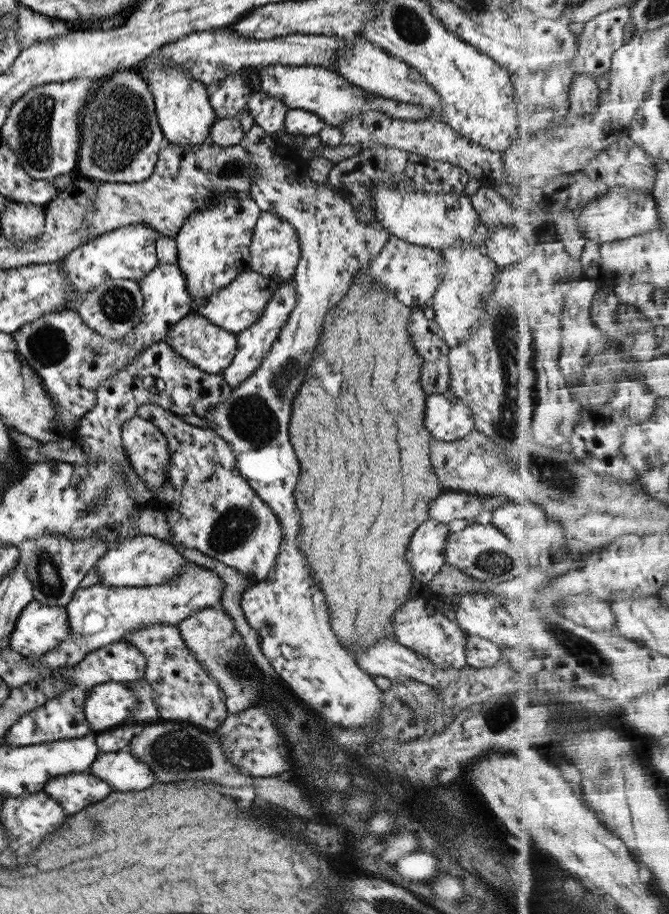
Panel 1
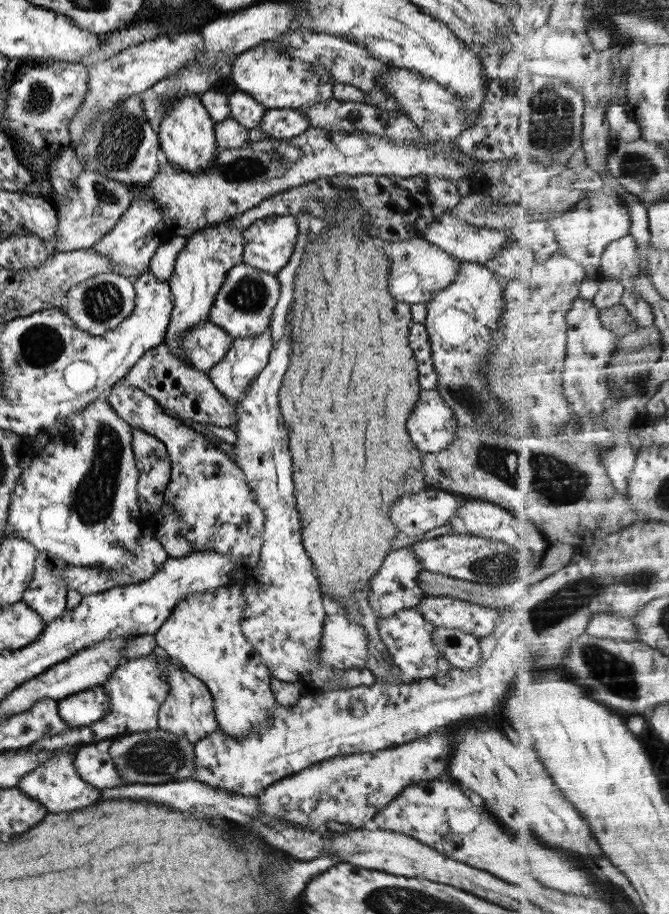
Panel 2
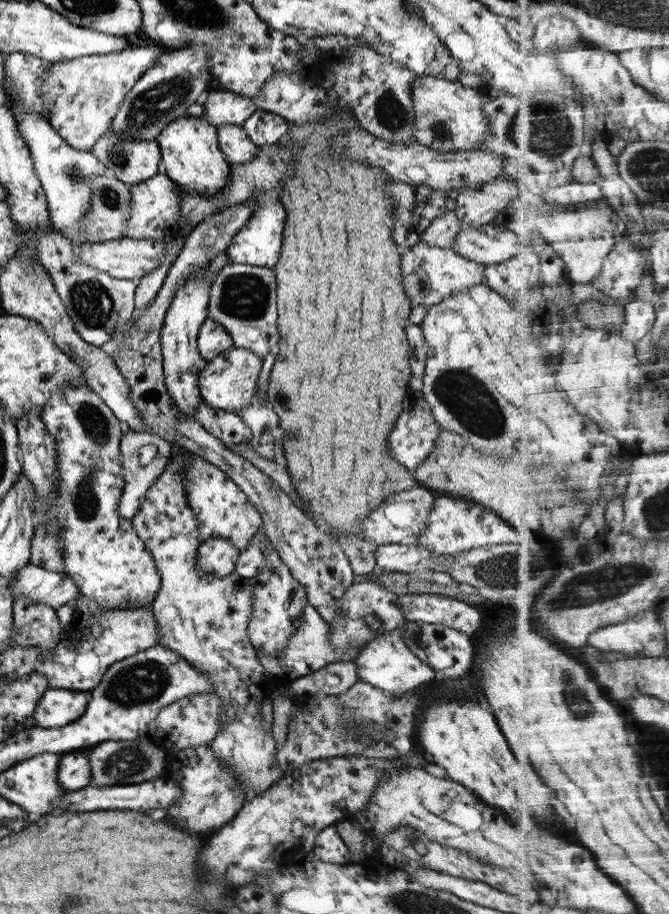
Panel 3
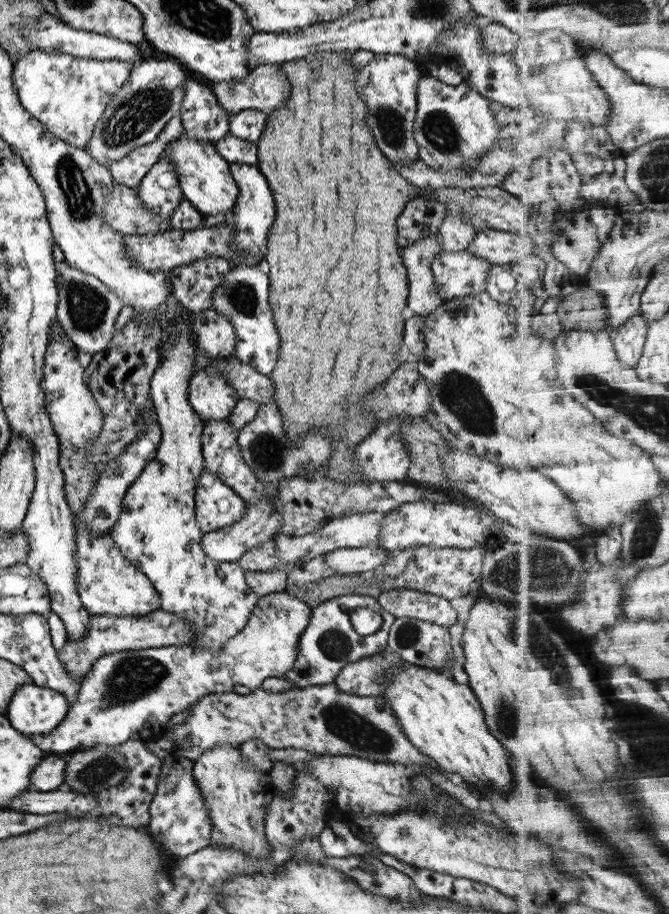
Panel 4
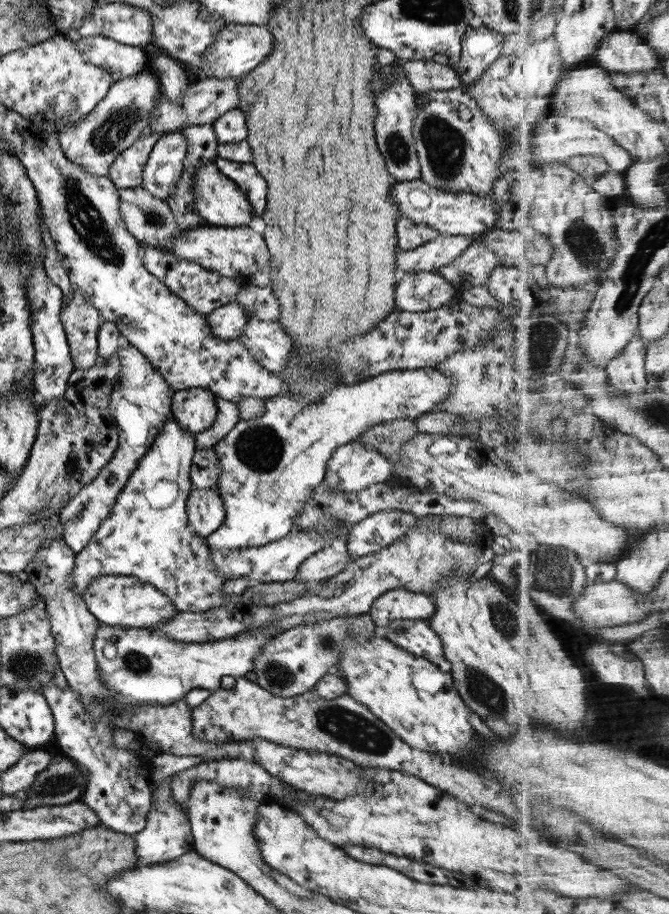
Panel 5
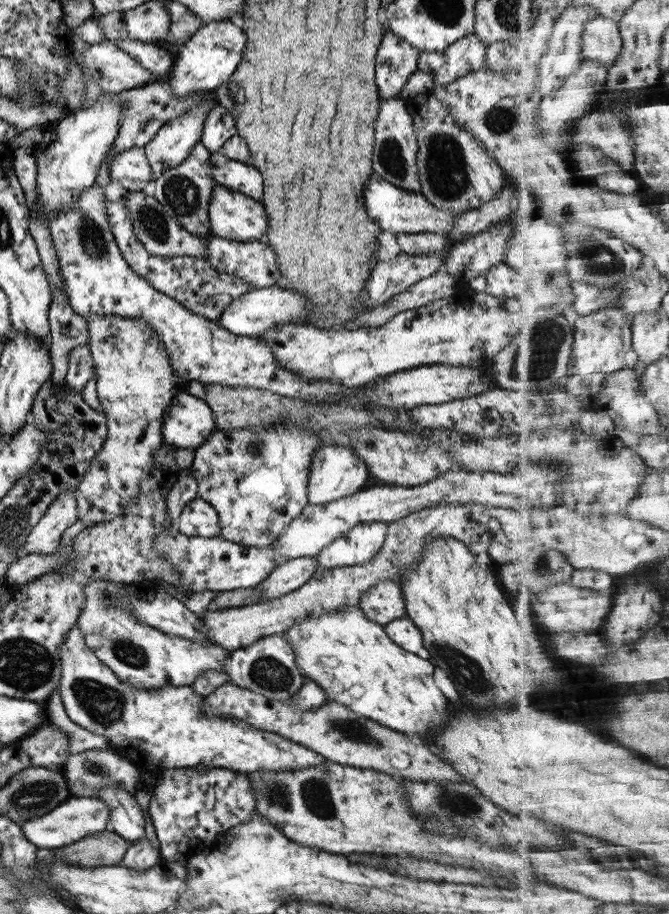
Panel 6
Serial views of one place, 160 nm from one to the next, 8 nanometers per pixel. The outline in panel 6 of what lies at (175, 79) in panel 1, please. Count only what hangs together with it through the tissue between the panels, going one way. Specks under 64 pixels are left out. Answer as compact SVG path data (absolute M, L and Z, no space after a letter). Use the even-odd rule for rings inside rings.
M216 183L207 218L211 234L227 240L259 241L267 232L266 212L260 201Z

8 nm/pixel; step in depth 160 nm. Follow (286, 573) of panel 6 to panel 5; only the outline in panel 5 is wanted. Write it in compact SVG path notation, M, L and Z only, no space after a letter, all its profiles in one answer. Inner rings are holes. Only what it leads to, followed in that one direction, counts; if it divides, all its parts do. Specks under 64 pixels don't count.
M325 547L310 554L298 566L292 580L316 584L326 578L337 574L347 563L354 559L339 547Z

